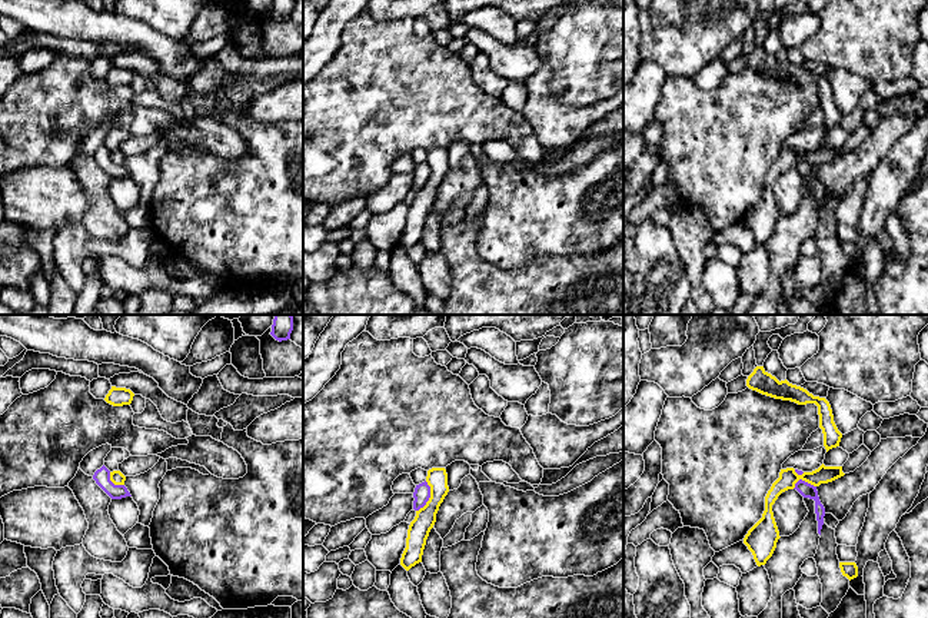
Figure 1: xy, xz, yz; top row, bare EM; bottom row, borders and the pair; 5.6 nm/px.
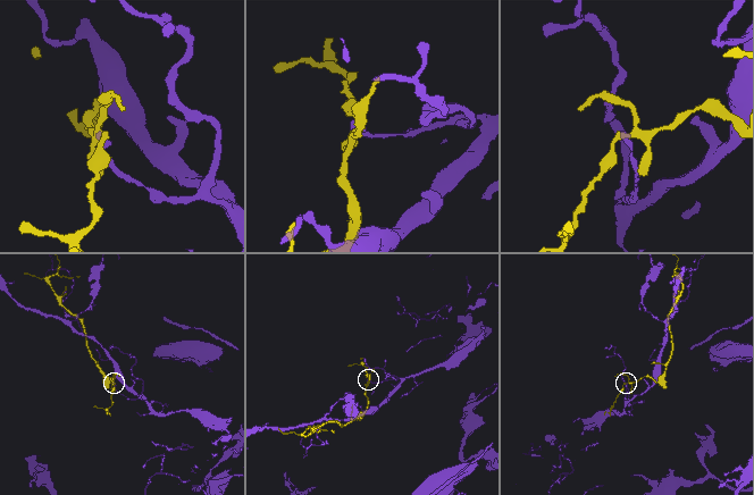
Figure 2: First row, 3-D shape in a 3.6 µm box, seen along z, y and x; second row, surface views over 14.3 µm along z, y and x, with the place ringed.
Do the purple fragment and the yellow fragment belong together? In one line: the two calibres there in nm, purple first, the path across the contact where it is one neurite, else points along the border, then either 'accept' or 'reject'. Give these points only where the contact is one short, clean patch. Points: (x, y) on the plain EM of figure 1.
100/120 nm | accept

